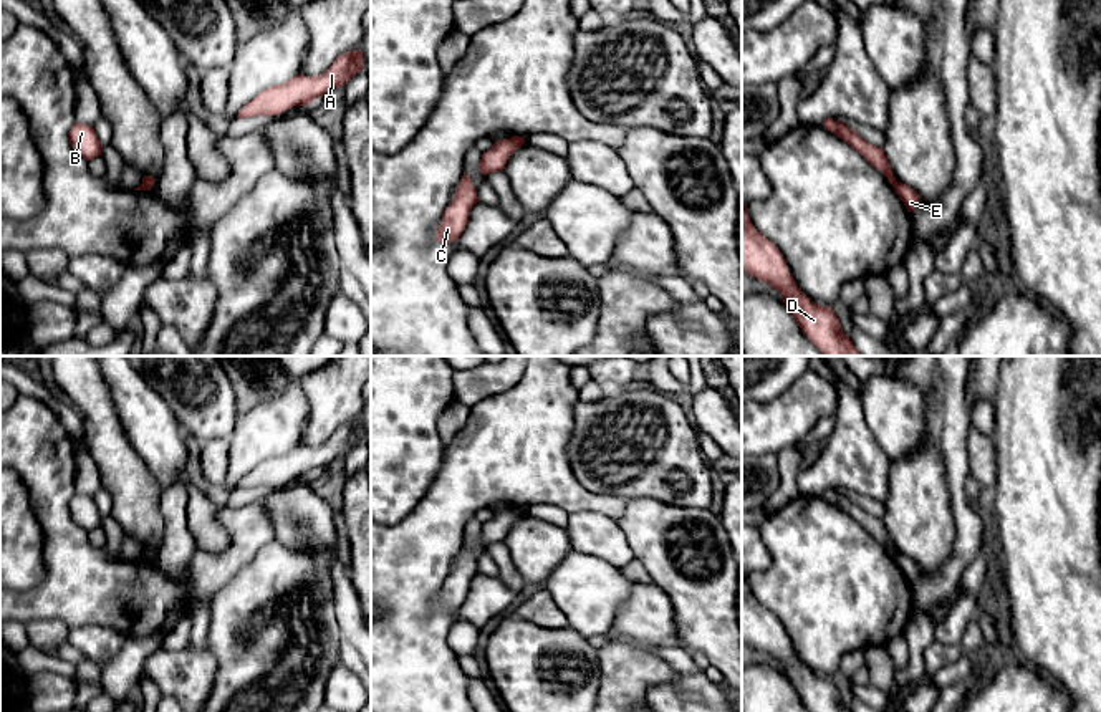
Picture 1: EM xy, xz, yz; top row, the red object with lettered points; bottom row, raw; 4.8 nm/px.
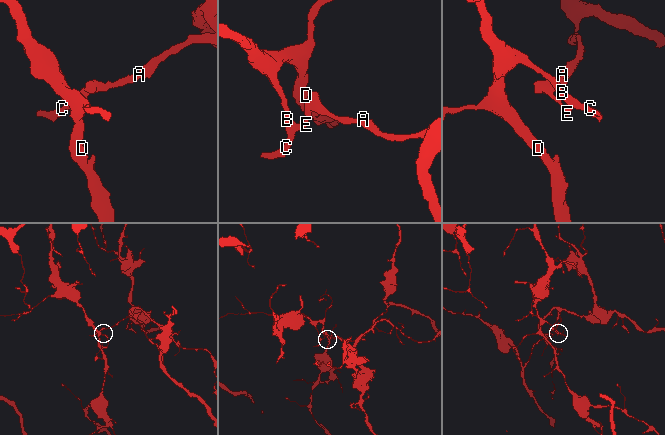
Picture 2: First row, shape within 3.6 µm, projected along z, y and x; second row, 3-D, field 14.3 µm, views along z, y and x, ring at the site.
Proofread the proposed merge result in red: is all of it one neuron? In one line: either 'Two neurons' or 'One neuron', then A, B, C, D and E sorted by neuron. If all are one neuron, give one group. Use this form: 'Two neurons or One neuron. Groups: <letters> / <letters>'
Two neurons. Groups: A / B C D E

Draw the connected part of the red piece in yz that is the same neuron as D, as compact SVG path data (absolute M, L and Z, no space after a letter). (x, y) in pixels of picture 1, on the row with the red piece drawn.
M742 199L742 272L768 283L783 296L783 303L803 334L823 356L861 356L829 306L811 301L795 283L780 250L752 224Z

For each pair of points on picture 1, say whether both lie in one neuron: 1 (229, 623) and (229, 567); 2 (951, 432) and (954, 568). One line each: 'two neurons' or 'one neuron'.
1: two neurons
2: one neuron

